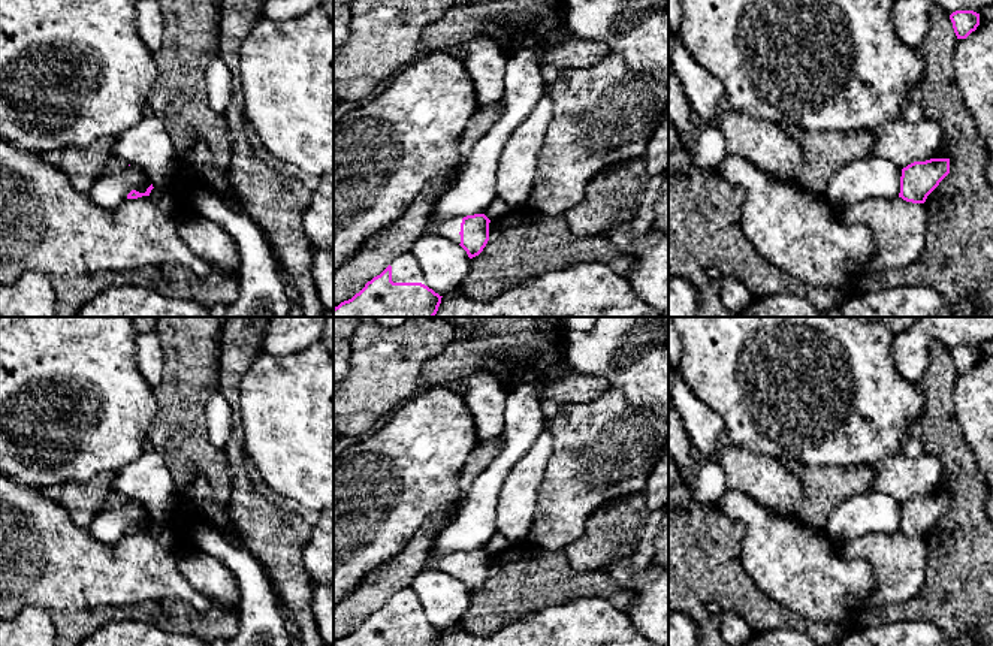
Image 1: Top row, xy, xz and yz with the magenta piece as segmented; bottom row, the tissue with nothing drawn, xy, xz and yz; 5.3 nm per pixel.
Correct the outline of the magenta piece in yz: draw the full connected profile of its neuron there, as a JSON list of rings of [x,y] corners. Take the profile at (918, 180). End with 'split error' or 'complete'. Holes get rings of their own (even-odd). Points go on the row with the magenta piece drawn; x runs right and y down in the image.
[[[950,159],[914,162],[902,169],[899,197],[912,203],[924,203],[948,173]]]; complete

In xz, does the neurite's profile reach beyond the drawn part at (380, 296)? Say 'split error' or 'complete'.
split error

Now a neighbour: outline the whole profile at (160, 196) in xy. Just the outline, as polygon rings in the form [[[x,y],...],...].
[[[153,188],[150,193],[150,197],[153,199],[153,202],[162,208],[165,212],[167,212],[169,215],[173,215],[173,203],[170,200],[169,193],[165,188]]]

